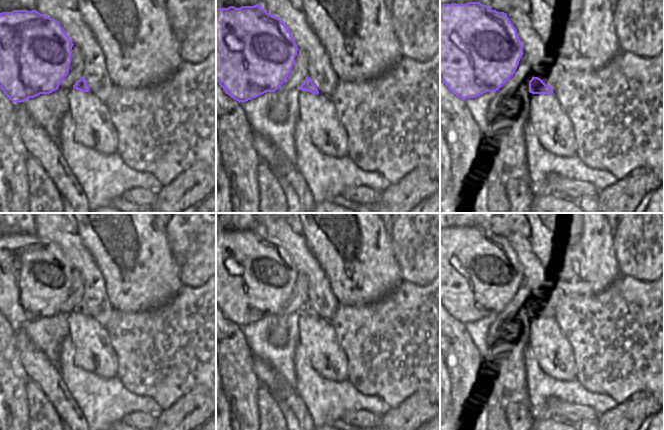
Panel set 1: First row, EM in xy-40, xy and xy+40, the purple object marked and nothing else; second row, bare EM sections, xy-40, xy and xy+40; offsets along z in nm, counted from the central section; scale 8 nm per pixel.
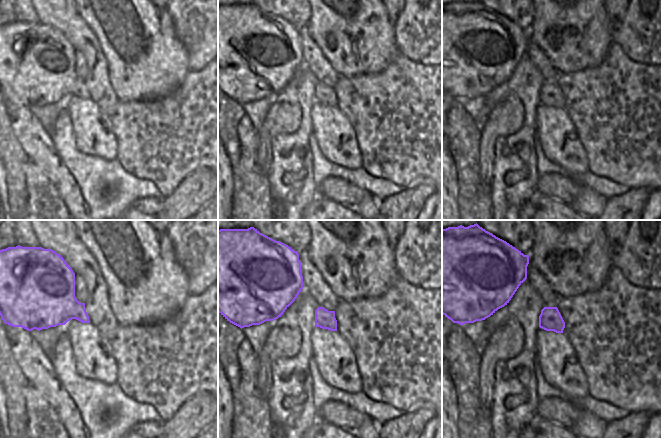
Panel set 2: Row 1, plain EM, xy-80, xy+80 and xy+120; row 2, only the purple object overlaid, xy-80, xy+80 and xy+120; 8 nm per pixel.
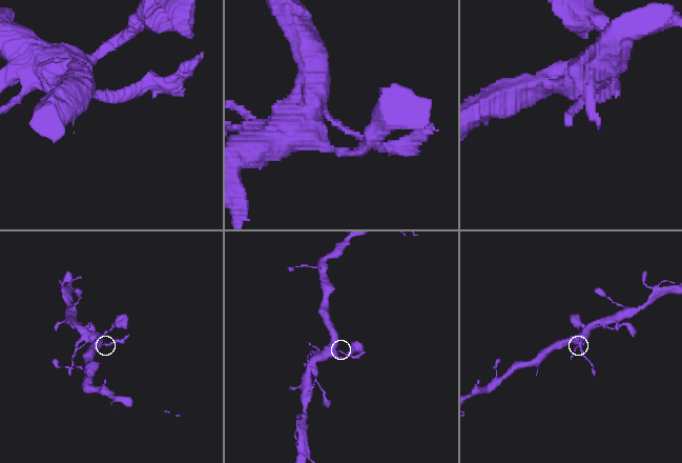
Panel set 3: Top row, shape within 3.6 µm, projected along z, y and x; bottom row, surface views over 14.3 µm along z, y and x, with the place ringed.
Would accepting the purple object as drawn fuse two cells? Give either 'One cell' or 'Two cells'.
Two cells.

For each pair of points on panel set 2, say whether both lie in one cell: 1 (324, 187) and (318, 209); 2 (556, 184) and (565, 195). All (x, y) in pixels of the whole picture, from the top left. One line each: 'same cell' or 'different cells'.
1: different cells
2: same cell

